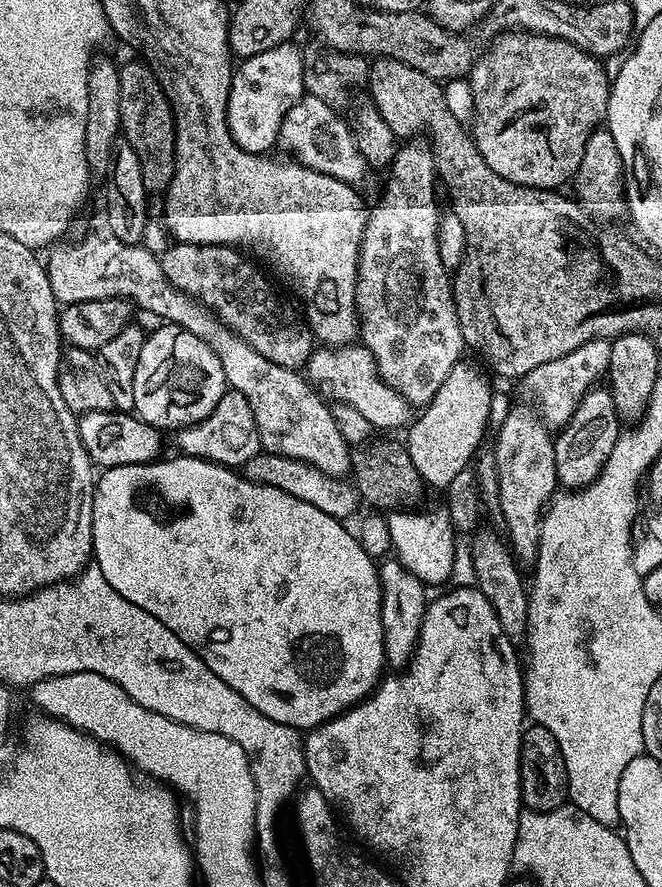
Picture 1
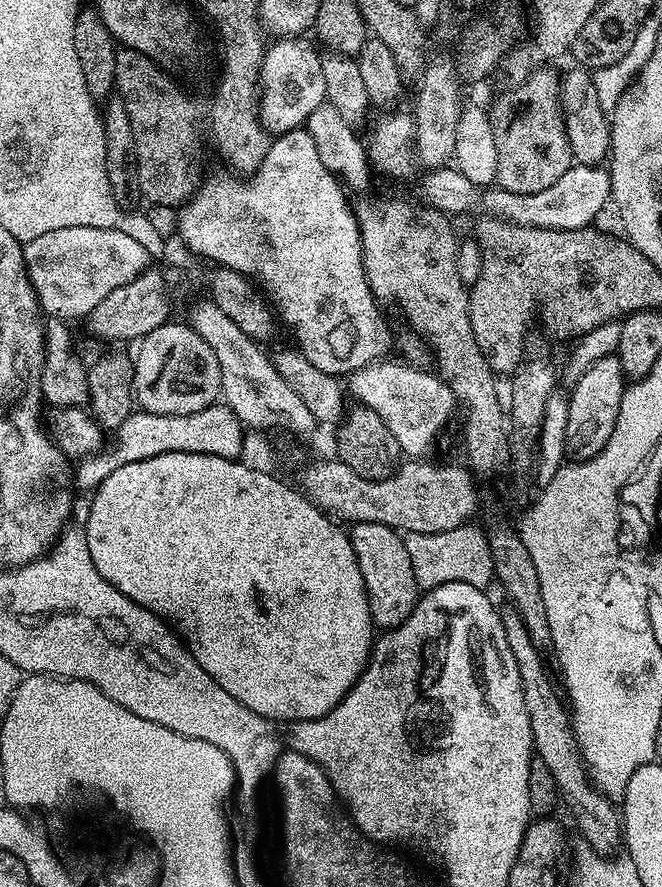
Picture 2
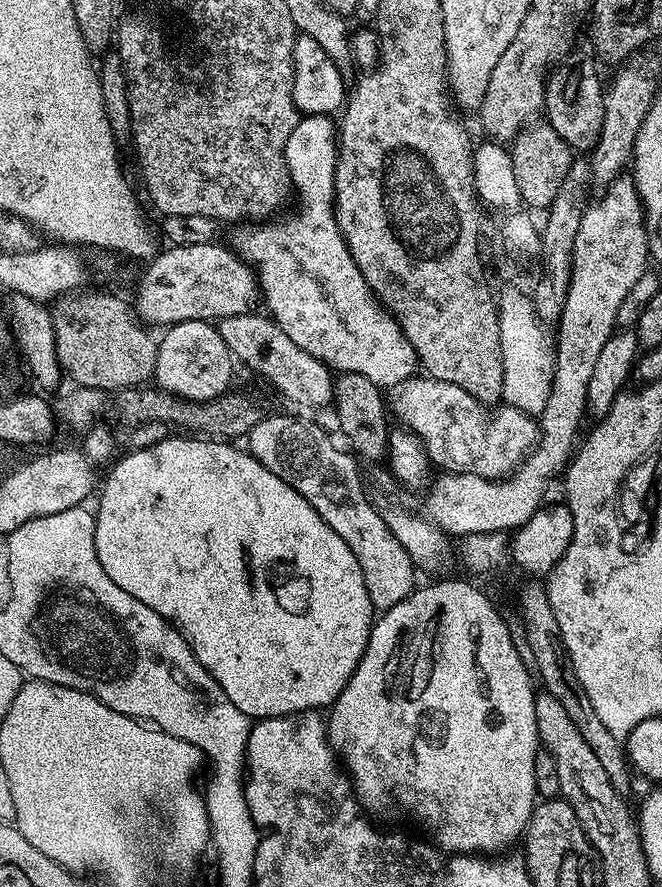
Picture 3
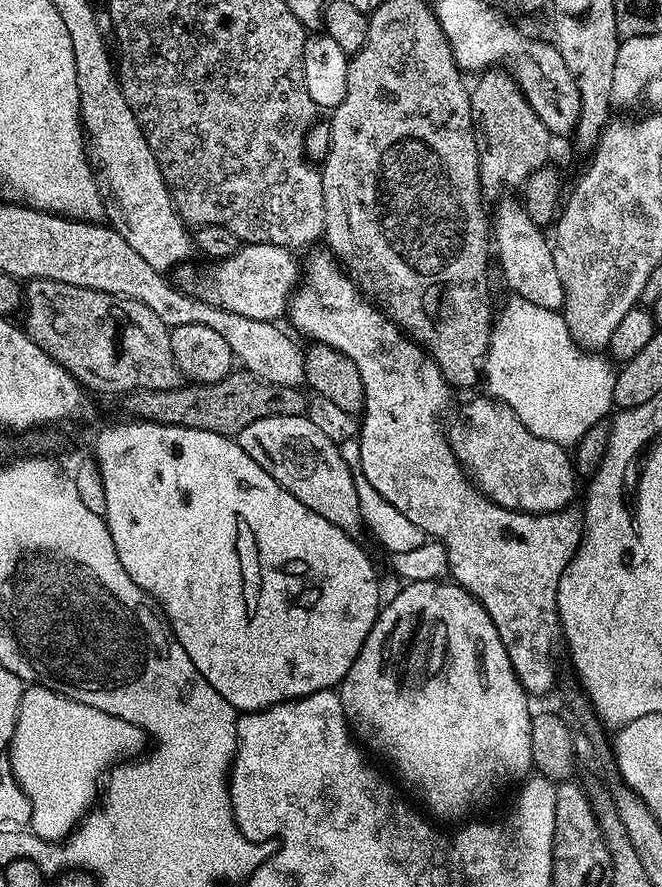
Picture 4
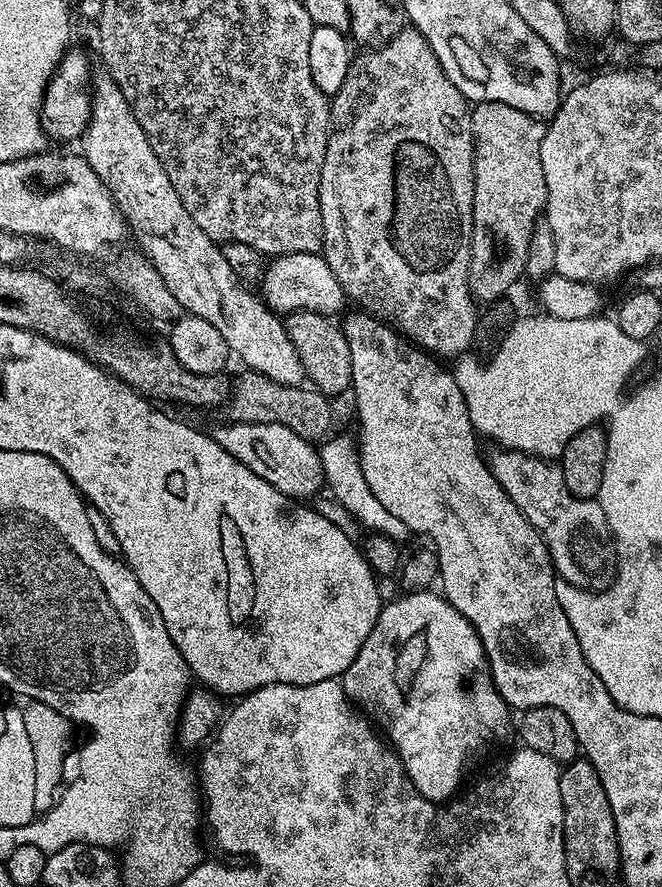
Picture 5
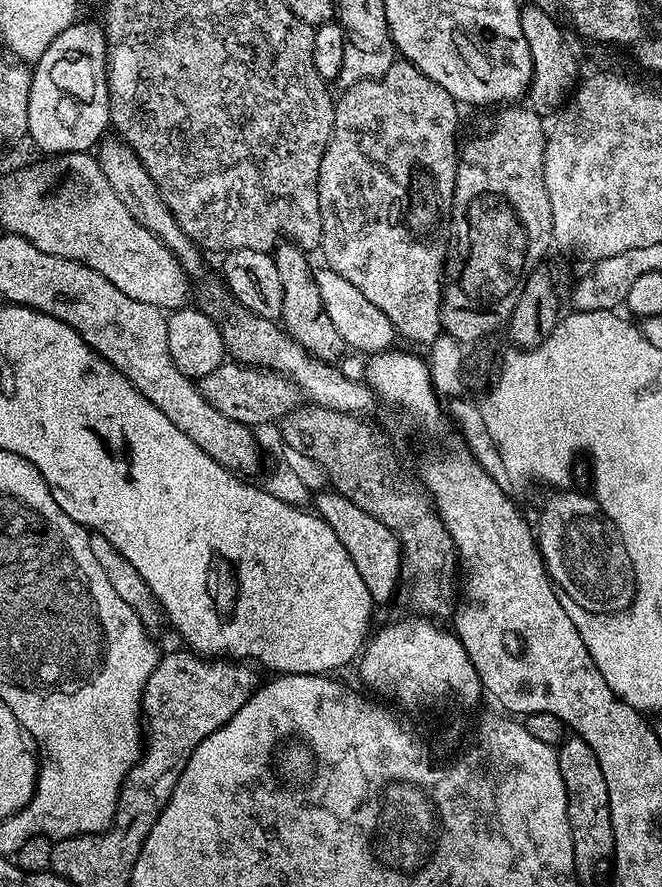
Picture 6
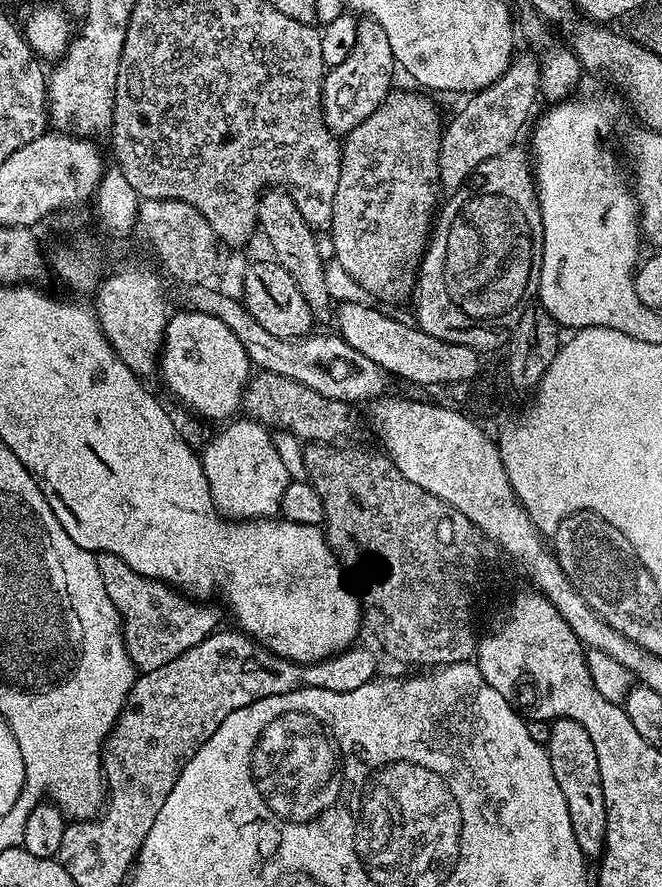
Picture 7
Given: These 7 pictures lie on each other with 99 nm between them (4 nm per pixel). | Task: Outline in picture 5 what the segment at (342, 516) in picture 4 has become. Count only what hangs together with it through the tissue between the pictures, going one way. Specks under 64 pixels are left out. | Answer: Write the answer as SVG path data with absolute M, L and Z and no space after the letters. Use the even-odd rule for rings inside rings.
M224 422L221 428L211 429L212 439L234 458L242 462L258 478L266 478L282 494L292 497L293 501L304 502L315 497L325 487L321 453L313 441L294 434L281 424L233 424Z

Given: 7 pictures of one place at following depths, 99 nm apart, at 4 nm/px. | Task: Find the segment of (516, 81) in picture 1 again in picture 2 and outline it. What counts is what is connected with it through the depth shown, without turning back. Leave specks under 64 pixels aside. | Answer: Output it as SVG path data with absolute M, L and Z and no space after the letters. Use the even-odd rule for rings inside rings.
M545 66L539 68L536 72L532 73L527 80L522 83L509 87L509 92L504 92L496 101L493 102L492 108L490 107L490 119L492 122L492 129L494 130L494 146L498 146L498 170L496 171L495 183L499 187L510 190L514 194L538 194L538 190L546 190L546 186L554 186L554 182L558 182L558 178L562 178L562 174L566 174L566 170L572 167L574 163L574 153L572 150L572 141L570 139L570 131L564 125L566 120L566 113L560 107L560 86L562 83L561 73L558 71L551 72L551 67Z

